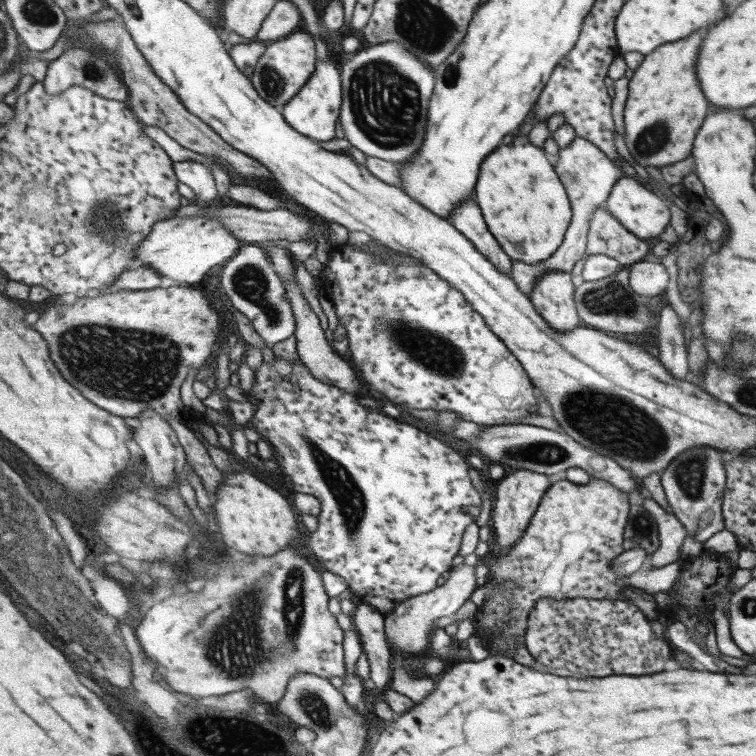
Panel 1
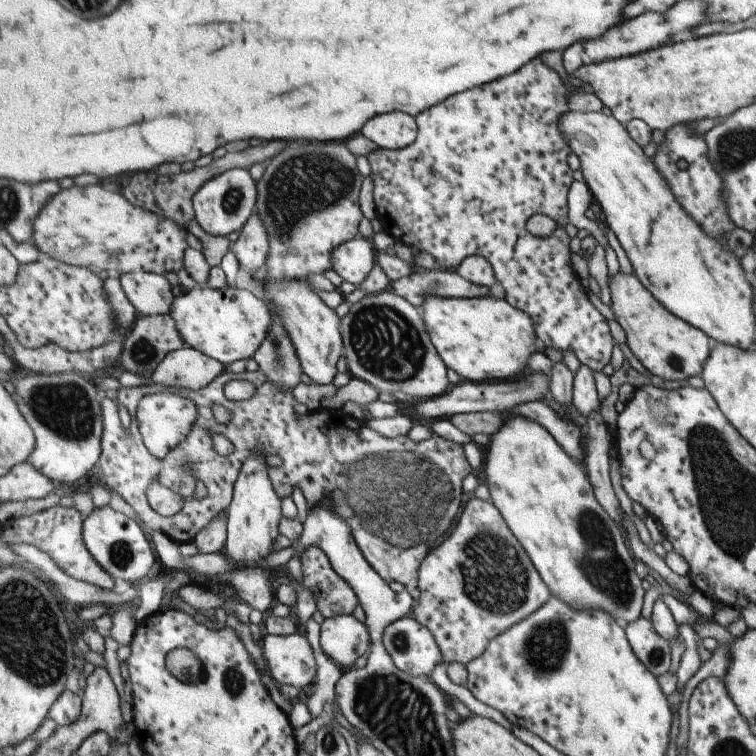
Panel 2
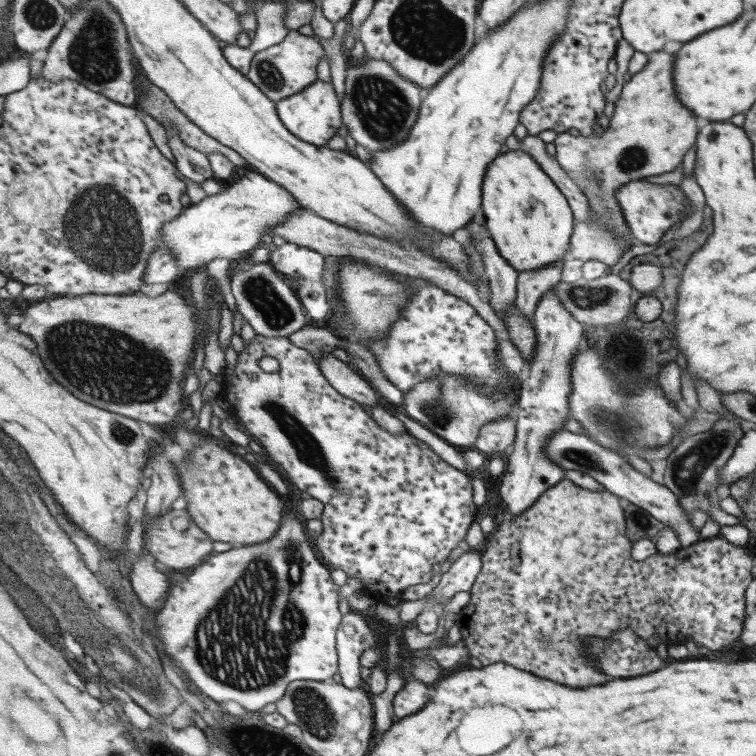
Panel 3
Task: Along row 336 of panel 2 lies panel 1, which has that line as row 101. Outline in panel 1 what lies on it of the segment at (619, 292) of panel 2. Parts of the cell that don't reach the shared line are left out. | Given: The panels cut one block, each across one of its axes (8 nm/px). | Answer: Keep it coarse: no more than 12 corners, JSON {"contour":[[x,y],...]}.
{"contour":[[709,26],[646,55],[625,140],[641,166],[682,161],[706,118]]}

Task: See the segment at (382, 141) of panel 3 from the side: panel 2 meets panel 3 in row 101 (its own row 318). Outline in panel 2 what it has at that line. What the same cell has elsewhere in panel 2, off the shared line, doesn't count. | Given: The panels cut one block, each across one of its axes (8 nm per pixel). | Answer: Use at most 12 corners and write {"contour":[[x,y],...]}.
{"contour":[[391,288],[342,318],[351,376],[427,400],[453,387],[421,309]]}

